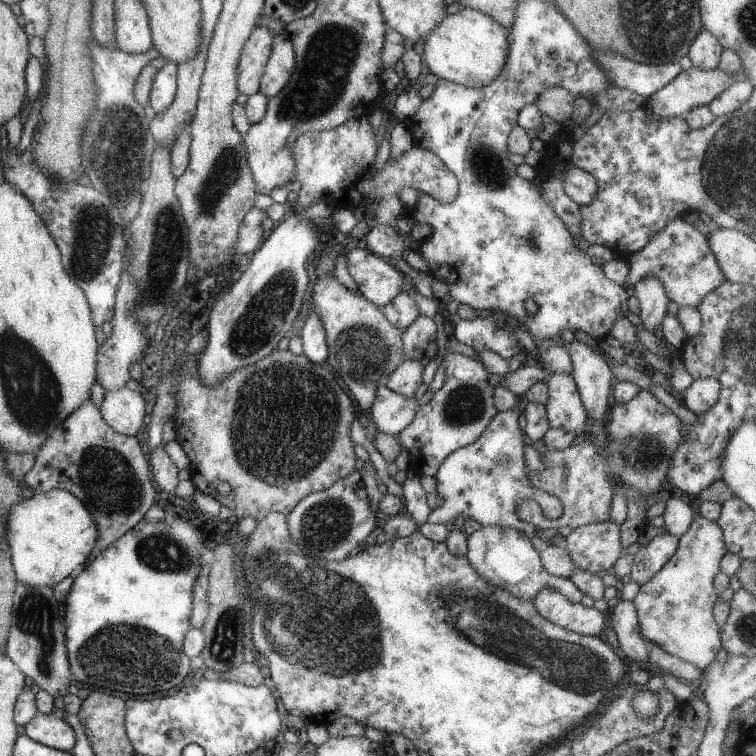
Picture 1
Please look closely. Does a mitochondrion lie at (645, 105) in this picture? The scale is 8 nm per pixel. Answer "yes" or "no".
no

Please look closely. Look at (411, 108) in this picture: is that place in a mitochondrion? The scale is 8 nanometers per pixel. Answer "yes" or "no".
no

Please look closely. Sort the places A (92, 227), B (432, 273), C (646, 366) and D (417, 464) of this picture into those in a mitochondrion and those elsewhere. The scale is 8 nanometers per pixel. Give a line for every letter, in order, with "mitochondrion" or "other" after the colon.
A: mitochondrion
B: other
C: other
D: other

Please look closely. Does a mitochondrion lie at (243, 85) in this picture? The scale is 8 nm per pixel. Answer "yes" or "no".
no

